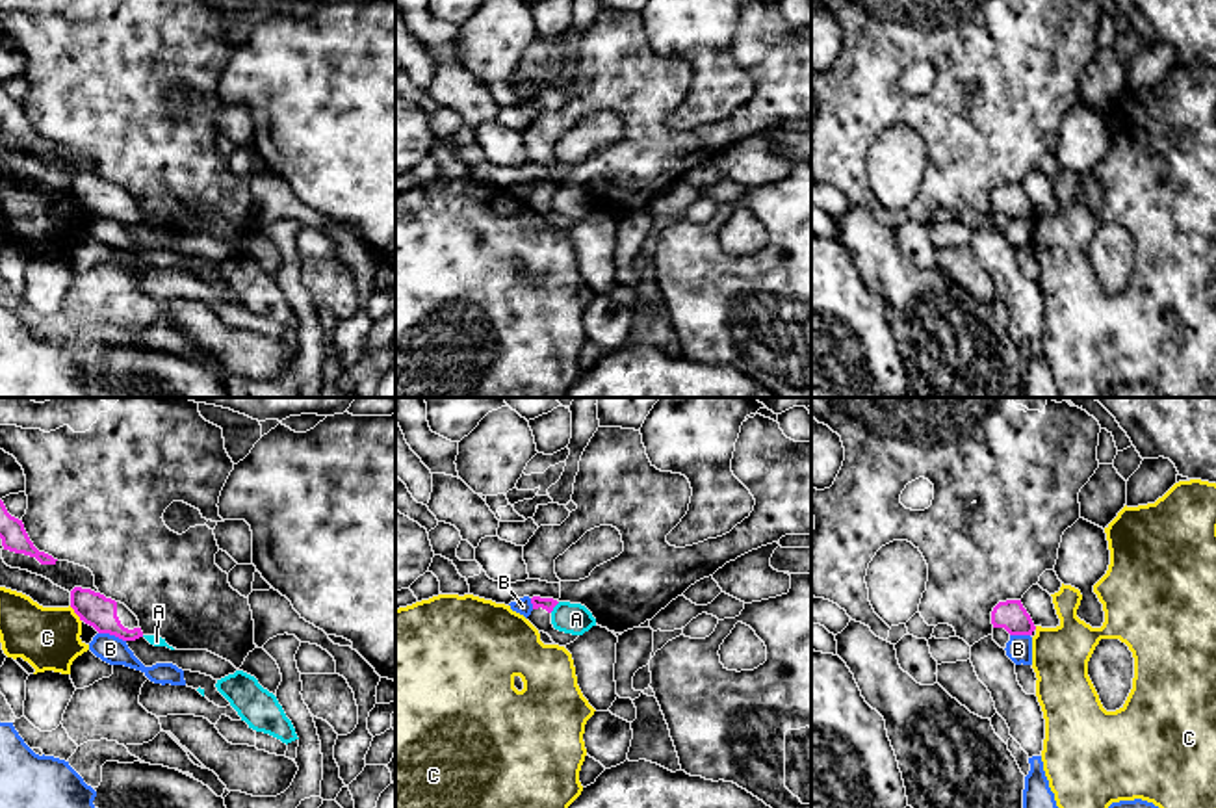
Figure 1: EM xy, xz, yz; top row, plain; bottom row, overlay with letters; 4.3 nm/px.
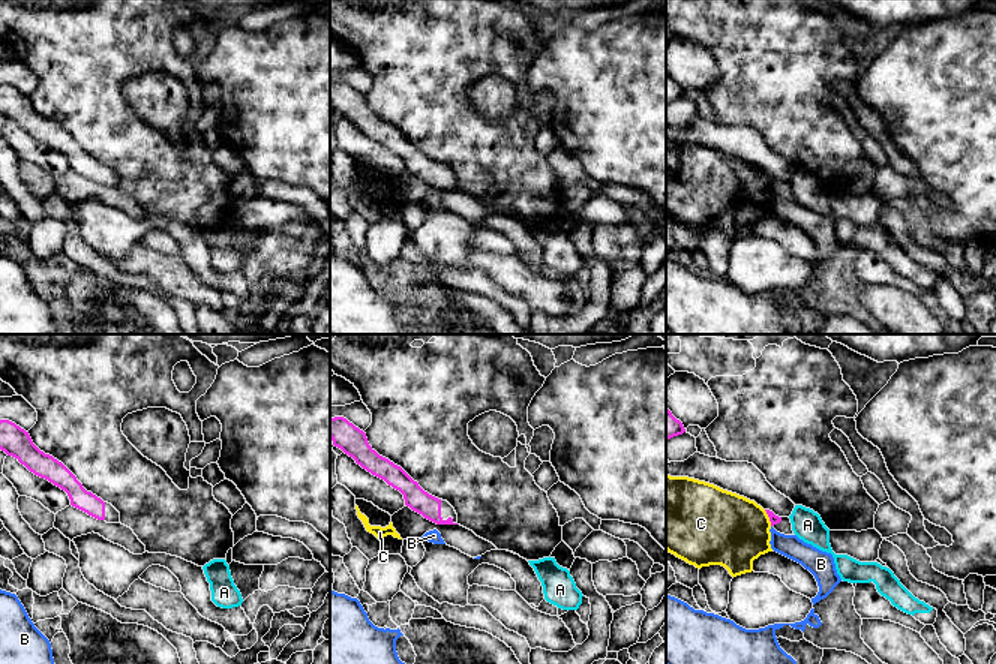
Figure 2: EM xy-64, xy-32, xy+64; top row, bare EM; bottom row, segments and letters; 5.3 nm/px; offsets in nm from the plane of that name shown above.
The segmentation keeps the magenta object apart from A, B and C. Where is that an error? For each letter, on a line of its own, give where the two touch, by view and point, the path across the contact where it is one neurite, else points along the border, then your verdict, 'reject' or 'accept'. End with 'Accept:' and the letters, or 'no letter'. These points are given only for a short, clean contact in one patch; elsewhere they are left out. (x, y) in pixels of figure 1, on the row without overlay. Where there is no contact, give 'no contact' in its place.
A: meets magenta in xz at (554, 190); border along xz (559, 186), (550, 195); reject
B: meets magenta in xy at (112, 218); border along xy (99, 216), (108, 216), (125, 225); reject
C: meets magenta in xy at (75, 195); reject
Accept: no letter

